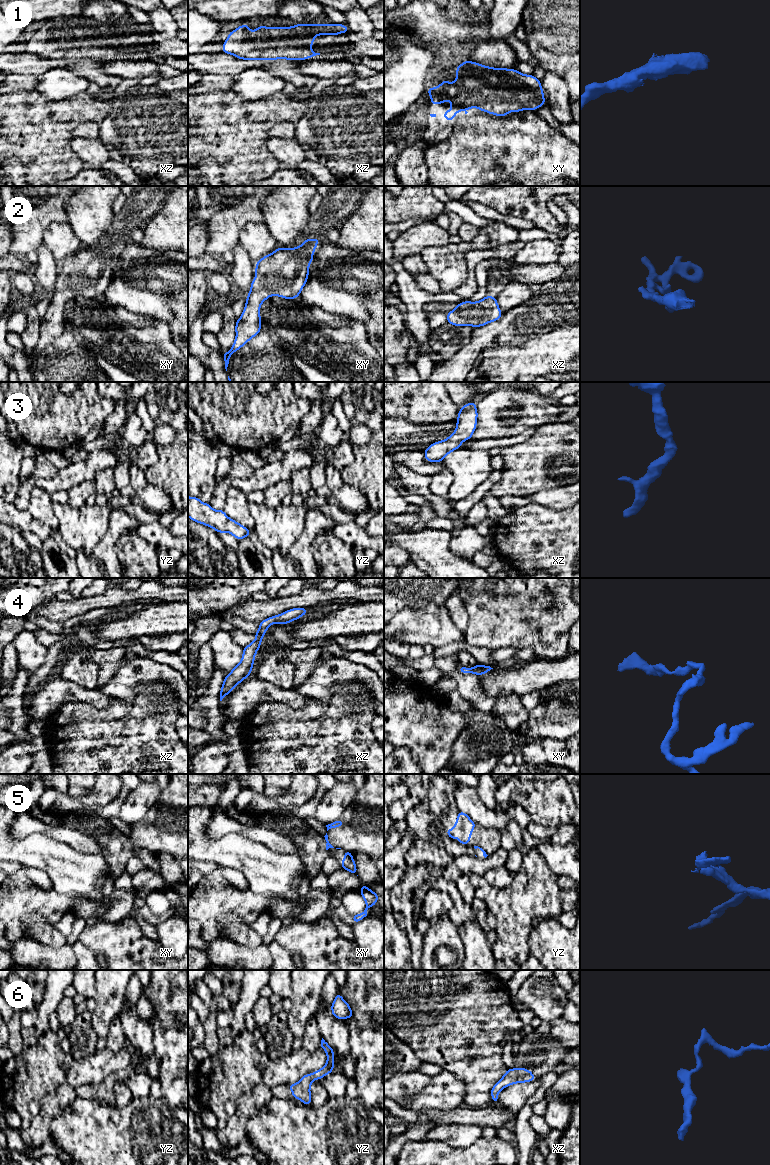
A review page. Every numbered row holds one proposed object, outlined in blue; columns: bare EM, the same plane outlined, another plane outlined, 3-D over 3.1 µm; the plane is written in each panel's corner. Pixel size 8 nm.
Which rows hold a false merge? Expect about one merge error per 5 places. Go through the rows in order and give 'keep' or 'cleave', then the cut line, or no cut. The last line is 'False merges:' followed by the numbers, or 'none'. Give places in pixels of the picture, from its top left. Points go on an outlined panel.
1: keep | no cut
2: keep | no cut
3: keep | no cut
4: keep | no cut
5: cleave | xy (326, 843), (332, 847)
6: keep | no cut
False merges: 5

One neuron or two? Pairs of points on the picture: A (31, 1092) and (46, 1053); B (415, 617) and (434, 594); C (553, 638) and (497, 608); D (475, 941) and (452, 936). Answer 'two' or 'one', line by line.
A: one
B: two
C: one
D: two

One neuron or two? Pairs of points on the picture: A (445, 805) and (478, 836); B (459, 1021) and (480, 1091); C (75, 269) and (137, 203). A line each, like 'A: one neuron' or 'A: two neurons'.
A: one neuron
B: one neuron
C: one neuron

